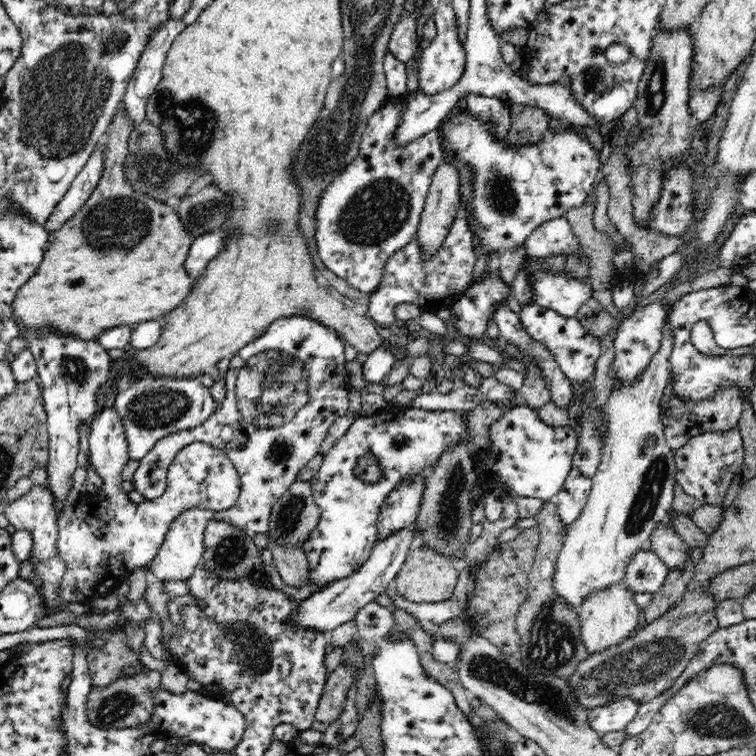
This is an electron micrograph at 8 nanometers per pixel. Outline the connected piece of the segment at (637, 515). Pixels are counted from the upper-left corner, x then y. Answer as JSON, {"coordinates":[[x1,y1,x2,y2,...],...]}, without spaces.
{"coordinates":[[677,297,672,302,662,301,665,309,665,324,661,346,652,356,645,370,636,378,636,381,626,383,624,379,619,379,619,382,611,389,605,407,606,432,600,464,593,476,591,491,582,514,566,529,553,578,554,589,572,608,578,608,580,602,590,594,603,590,610,584,621,582,634,552,638,552,648,543,654,526,658,522,665,521,666,512,671,509,676,483,674,478,676,474,675,453,668,447,665,439,664,425,660,417,660,400,671,374,669,360,674,350,674,329,670,325,670,318,672,318,674,306,682,297]]}

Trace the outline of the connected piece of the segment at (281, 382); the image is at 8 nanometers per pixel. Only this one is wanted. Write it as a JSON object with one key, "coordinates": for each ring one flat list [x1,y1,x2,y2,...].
{"coordinates":[[301,316,278,318,268,326,263,336,247,343,231,359,224,376,226,396,216,408,216,412,200,426,161,438,150,453,139,461,131,479,132,488,149,501,162,496,166,490,165,478,170,462,174,461,183,447,191,443,202,442,222,450,233,462,241,480,241,492,234,506,225,511,191,508,173,520,158,554,148,564,151,572,161,581,178,582,192,576,194,568,202,563,203,534,208,521,227,522,255,533,268,531,269,516,274,502,286,492,287,488,290,488,293,482,296,482,296,474,300,472,300,468,319,455,332,424,348,413,348,394,352,391,352,386,347,374,346,362,348,361,345,358,345,342,339,338,334,329,322,325,318,320]]}

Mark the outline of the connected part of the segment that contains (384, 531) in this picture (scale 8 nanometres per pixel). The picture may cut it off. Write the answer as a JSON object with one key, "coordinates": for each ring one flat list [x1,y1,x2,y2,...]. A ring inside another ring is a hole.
{"coordinates":[[424,469,413,471,394,486,394,490,384,500,377,516,377,537,386,538,398,528,415,524,421,511,421,502,425,489]]}

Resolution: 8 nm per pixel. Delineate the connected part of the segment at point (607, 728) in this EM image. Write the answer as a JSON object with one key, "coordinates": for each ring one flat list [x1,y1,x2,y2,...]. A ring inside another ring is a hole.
{"coordinates":[[626,697,589,710,588,725,599,735,625,730,639,708,638,701]]}

